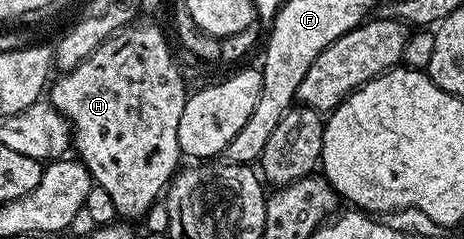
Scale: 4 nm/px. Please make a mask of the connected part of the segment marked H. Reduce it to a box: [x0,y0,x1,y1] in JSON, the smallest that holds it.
[47,22,187,221]

